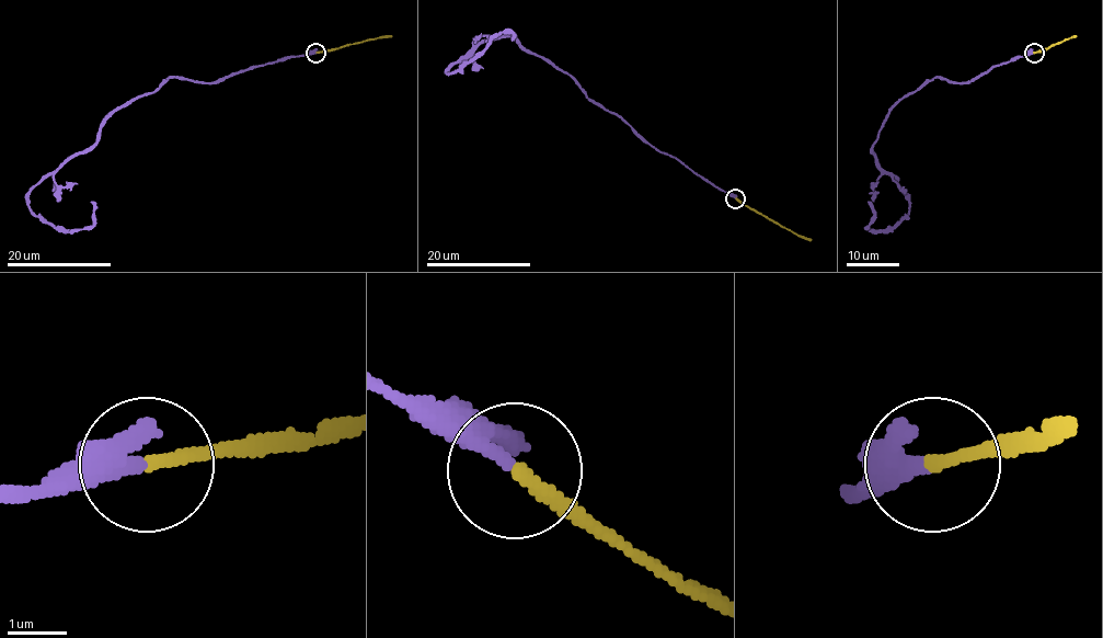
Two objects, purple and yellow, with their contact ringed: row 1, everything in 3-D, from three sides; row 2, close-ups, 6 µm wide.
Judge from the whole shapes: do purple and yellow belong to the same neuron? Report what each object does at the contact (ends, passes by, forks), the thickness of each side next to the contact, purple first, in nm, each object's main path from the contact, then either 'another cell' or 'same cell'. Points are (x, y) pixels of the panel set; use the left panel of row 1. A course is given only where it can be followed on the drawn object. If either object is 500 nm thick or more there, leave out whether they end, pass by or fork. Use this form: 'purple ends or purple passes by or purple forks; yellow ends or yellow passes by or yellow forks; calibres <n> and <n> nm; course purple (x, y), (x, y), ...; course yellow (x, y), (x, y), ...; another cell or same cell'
purple passes by; yellow ends; calibres 240 and 200 nm; course purple (316, 53), (210, 83), (164, 80), (117, 109), (29, 207), (78, 230), (92, 225), (92, 201); course yellow (316, 53), (391, 35); same cell

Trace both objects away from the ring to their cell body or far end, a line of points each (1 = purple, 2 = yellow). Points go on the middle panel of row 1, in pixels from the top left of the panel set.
1: (735, 198), (657, 151), (567, 73), (510, 37), (483, 40), (448, 73), (497, 35), (514, 38), (512, 32)
2: (735, 198), (811, 240)

